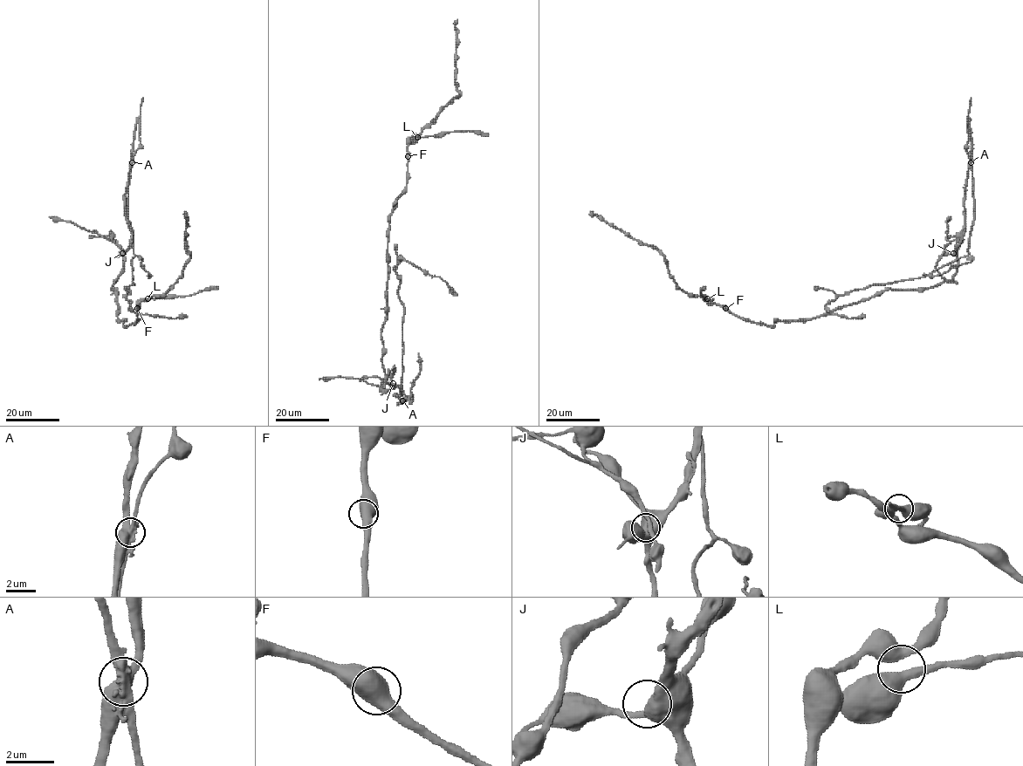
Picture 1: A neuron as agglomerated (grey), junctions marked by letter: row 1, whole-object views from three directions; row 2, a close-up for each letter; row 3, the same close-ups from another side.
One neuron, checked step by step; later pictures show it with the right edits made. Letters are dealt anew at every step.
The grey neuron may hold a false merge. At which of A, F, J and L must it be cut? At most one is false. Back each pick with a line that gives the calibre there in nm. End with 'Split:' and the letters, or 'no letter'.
A: Thickness 500 nm
Split: A

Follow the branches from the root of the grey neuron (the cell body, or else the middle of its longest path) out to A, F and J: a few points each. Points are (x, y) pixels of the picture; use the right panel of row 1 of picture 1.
A: (952, 278), (957, 265), (956, 249), (963, 234), (964, 195), (971, 162)
F: (952, 278), (926, 288), (881, 290), (873, 297), (815, 318), (777, 321), (772, 325), (745, 321), (725, 308)
J: (952, 278), (957, 265), (953, 253)

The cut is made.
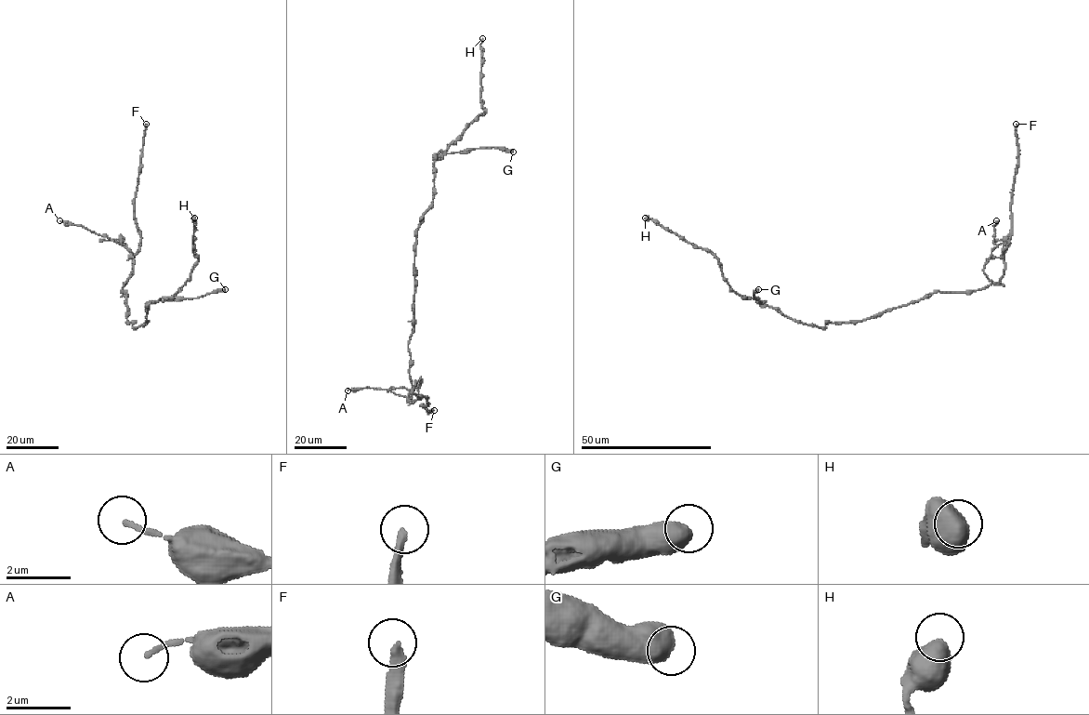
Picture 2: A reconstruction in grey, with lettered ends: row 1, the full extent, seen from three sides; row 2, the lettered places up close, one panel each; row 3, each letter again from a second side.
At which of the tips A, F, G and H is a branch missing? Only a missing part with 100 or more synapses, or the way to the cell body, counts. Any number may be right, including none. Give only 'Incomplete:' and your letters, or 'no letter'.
Incomplete: F

